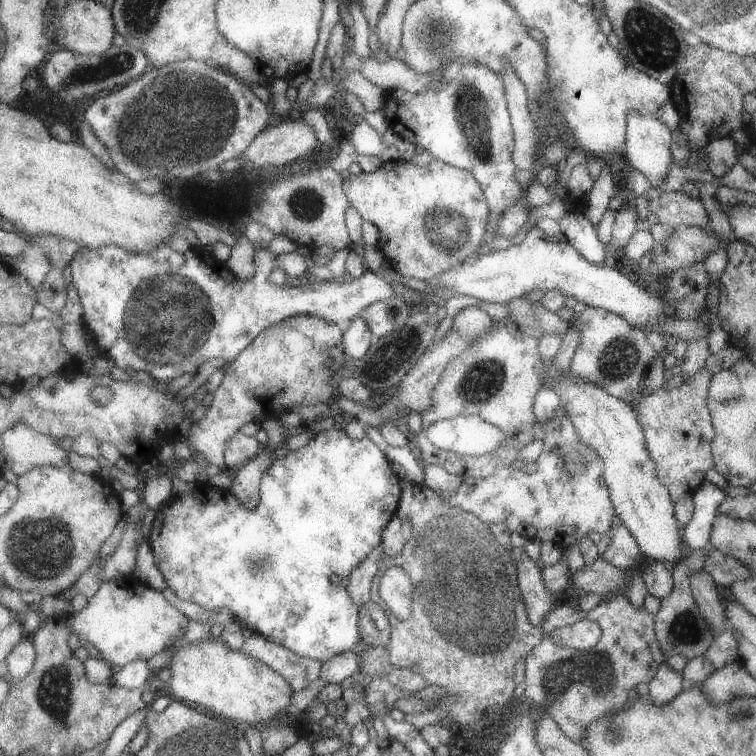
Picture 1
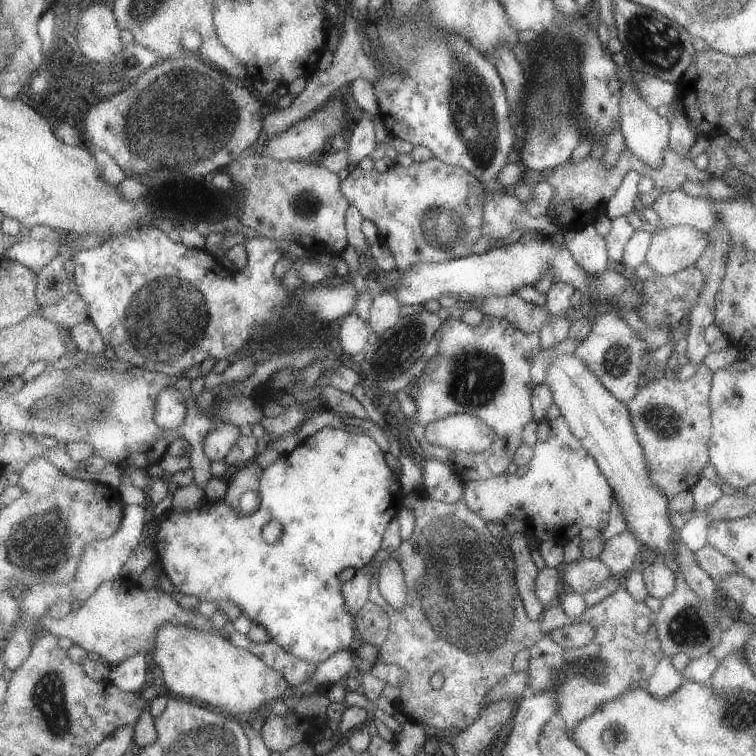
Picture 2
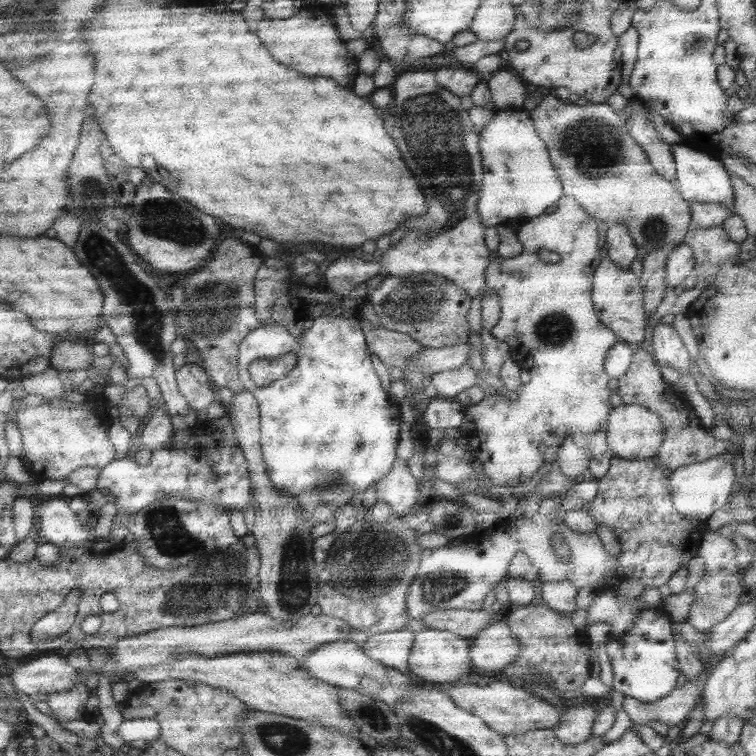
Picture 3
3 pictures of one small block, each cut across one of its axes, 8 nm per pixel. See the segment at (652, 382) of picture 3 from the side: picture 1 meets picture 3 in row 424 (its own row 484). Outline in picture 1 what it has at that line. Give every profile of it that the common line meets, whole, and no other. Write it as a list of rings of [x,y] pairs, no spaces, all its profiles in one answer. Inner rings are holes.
[[[703,366],[695,374],[676,388],[669,390],[659,387],[651,392],[643,392],[631,405],[636,412],[636,419],[642,428],[643,444],[647,454],[656,466],[655,476],[658,481],[667,489],[671,502],[674,503],[683,495],[691,496],[704,479],[705,471],[713,467],[710,453],[710,442],[714,435],[710,423],[710,414],[706,407],[706,388],[712,374]]]

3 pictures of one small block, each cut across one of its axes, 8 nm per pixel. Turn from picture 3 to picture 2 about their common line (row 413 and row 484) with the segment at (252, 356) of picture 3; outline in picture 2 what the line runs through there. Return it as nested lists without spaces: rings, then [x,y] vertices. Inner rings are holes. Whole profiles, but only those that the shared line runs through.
[[[324,427],[312,436],[305,438],[297,448],[280,454],[278,459],[263,471],[260,484],[260,505],[253,514],[243,514],[241,516],[241,514],[237,514],[235,510],[232,510],[227,502],[209,502],[206,499],[199,510],[185,512],[185,514],[177,514],[175,510],[169,510],[159,517],[157,534],[155,534],[153,540],[157,555],[156,561],[163,564],[165,576],[170,579],[170,582],[179,593],[187,596],[197,596],[201,602],[215,602],[217,605],[223,601],[232,602],[247,618],[251,618],[251,622],[265,626],[267,632],[271,634],[272,640],[277,642],[279,648],[285,650],[287,654],[291,654],[299,660],[307,660],[311,664],[318,665],[332,654],[338,653],[339,650],[350,649],[349,643],[356,636],[354,617],[347,612],[347,608],[343,604],[343,581],[339,579],[339,574],[345,568],[357,569],[370,562],[372,556],[380,548],[382,532],[385,530],[387,523],[396,516],[408,499],[402,494],[398,476],[385,464],[383,454],[379,445],[368,434],[347,432],[343,428]],[[271,520],[279,520],[279,524],[283,526],[279,544],[267,544],[261,536],[263,526]]]

